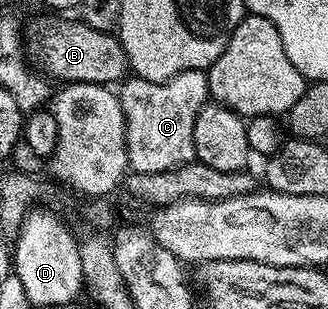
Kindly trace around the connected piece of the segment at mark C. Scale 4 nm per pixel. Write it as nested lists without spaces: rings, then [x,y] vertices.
[[[203,70],[184,71],[161,83],[130,75],[121,82],[117,95],[126,120],[126,150],[133,172],[168,171],[195,160],[196,115],[210,97]]]

